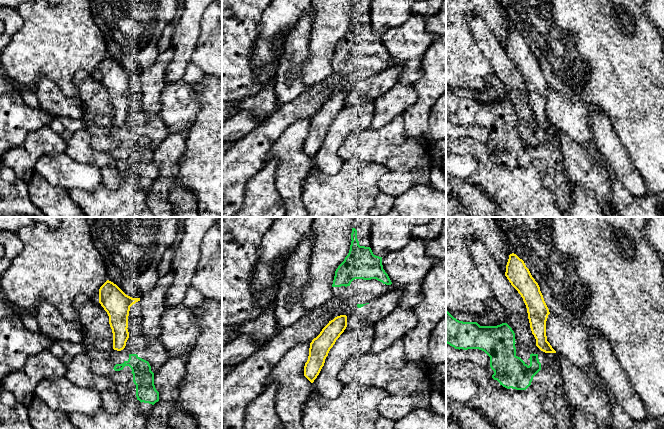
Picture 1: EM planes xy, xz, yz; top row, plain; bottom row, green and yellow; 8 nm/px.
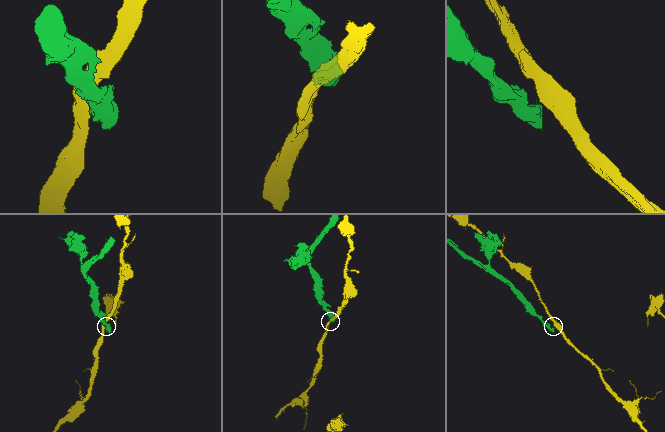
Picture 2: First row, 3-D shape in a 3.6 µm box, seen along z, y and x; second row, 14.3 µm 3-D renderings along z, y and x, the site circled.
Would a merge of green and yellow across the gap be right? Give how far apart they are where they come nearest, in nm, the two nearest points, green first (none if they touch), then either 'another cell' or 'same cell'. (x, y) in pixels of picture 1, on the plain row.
gap 50 nm; span yz (537, 130), (541, 126); another cell

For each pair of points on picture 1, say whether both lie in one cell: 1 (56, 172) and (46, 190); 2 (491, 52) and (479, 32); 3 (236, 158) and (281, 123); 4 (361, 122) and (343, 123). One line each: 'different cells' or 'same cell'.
1: different cells
2: same cell
3: same cell
4: same cell

